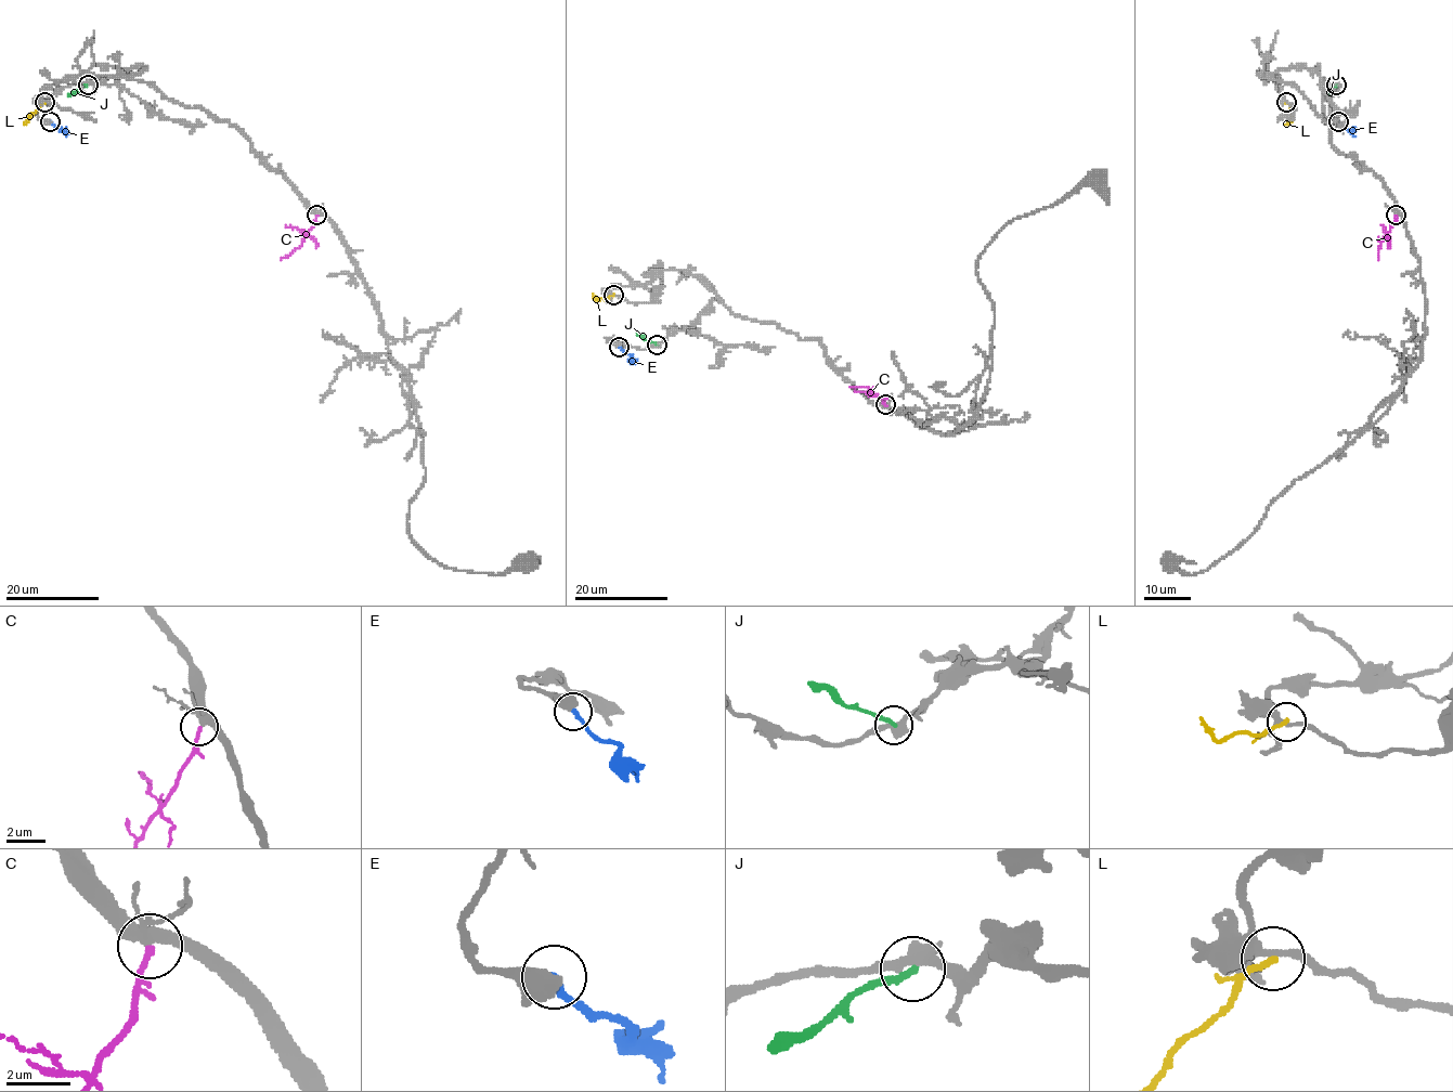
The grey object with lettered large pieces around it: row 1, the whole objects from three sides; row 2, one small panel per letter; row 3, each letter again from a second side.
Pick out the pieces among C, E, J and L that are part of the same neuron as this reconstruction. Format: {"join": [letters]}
{"join": ["C", "E"]}

